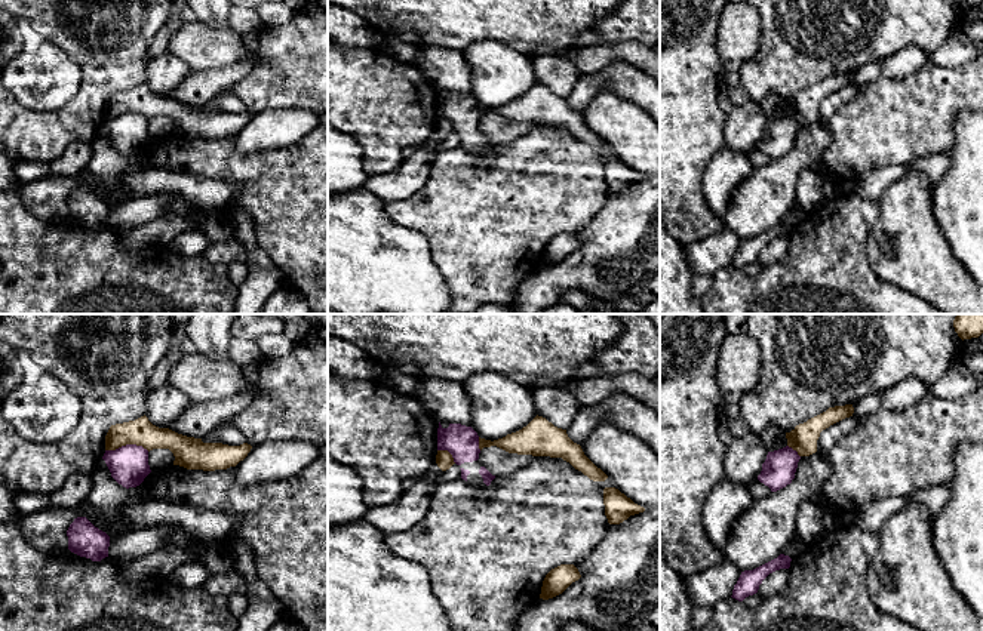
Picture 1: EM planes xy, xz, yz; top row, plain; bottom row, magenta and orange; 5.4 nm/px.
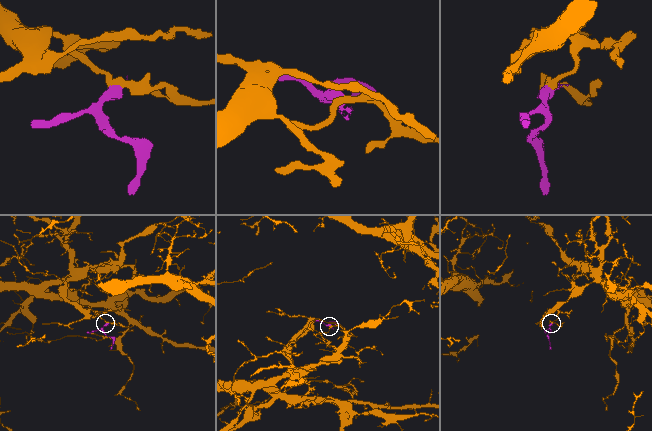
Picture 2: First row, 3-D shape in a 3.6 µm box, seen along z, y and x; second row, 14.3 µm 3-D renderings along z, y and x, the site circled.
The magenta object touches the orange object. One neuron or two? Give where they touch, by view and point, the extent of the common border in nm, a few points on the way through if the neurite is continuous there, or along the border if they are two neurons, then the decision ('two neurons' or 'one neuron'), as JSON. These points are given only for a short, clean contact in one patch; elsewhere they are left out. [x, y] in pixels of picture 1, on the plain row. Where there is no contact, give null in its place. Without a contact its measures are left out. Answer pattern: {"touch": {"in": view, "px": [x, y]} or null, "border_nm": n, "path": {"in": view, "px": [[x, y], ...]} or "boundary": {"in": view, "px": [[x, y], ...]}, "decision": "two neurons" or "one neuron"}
{"touch": {"in": "xy", "px": [128, 113]}, "border_nm": 240, "boundary": {"in": "xy", "px": [[106, 117], [141, 113], [149, 119]]}, "decision": "two neurons"}

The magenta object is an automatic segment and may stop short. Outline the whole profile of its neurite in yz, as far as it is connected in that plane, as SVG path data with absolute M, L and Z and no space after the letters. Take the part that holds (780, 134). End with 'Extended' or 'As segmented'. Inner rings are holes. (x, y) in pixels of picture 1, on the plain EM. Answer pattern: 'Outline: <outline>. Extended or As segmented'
Outline: M789 114L768 120L758 148L777 160L792 151L799 127L798 120Z. As segmented

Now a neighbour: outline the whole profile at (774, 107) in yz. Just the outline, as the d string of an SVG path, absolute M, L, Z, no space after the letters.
M769 93L761 107L768 120L774 120L787 114L786 102L778 93Z

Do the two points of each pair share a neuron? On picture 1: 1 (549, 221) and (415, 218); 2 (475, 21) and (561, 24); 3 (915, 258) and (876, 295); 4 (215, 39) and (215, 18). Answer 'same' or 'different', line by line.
1: same
2: same
3: different
4: different

